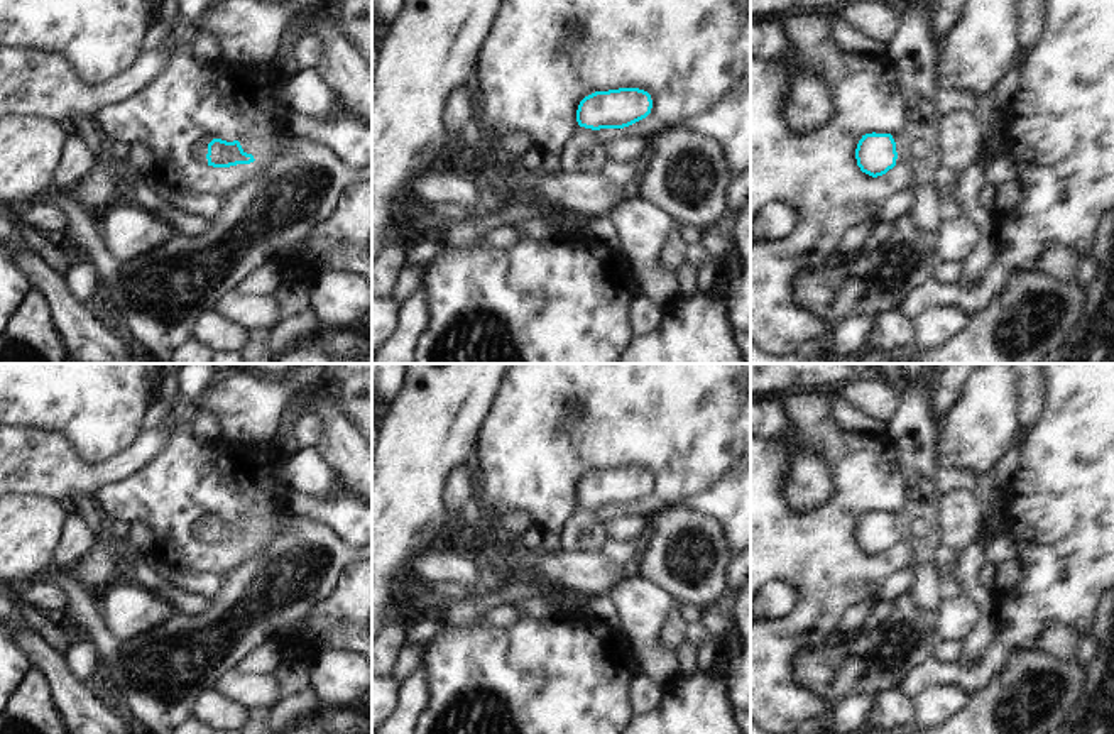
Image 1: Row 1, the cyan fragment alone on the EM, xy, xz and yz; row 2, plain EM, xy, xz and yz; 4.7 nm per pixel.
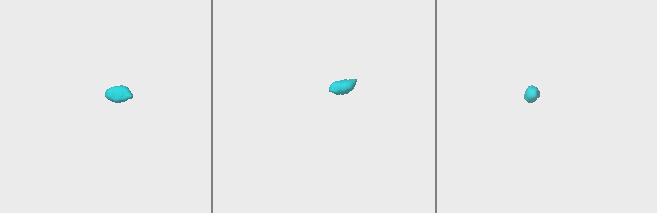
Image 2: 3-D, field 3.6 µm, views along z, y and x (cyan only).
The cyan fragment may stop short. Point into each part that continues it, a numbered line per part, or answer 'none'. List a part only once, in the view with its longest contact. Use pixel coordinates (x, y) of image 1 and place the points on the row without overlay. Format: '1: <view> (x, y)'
1: yz (913, 428)

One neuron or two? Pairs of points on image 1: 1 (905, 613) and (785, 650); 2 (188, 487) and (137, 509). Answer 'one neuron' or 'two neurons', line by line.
1: two neurons
2: one neuron

